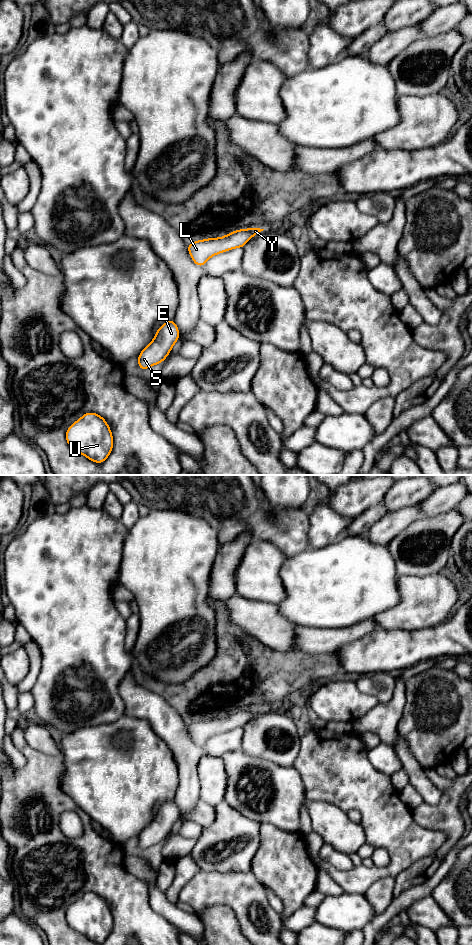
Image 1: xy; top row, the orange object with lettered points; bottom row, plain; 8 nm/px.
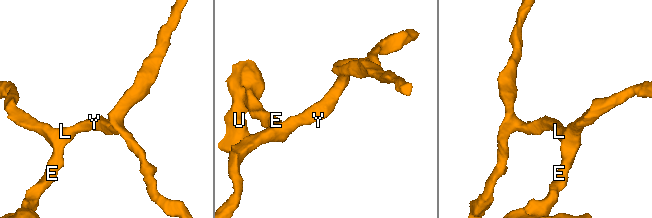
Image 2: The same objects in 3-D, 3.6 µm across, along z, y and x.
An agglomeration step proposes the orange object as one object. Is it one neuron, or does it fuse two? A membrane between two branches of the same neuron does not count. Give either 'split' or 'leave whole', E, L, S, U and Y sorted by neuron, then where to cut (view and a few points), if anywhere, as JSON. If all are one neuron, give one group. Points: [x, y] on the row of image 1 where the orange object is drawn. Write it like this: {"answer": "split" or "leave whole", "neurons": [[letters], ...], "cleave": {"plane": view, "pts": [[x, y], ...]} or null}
{"answer": "leave whole", "neurons": [["E", "L", "S", "U", "Y"]], "cleave": null}

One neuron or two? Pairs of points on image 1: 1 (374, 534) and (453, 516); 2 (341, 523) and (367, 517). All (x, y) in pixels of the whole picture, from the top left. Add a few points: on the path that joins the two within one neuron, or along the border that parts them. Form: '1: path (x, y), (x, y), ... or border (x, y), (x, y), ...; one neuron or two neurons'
1: path (394, 516), (433, 516); one neuron
2: border (330, 508), (351, 519), (347, 526), (346, 534); two neurons

